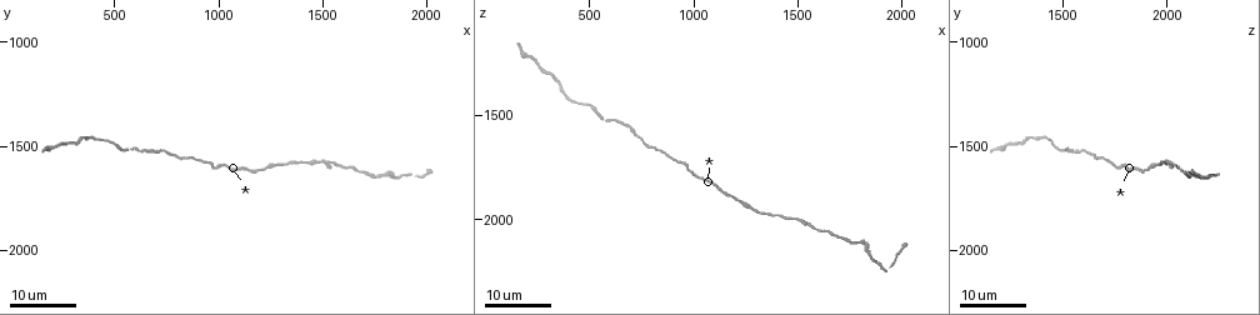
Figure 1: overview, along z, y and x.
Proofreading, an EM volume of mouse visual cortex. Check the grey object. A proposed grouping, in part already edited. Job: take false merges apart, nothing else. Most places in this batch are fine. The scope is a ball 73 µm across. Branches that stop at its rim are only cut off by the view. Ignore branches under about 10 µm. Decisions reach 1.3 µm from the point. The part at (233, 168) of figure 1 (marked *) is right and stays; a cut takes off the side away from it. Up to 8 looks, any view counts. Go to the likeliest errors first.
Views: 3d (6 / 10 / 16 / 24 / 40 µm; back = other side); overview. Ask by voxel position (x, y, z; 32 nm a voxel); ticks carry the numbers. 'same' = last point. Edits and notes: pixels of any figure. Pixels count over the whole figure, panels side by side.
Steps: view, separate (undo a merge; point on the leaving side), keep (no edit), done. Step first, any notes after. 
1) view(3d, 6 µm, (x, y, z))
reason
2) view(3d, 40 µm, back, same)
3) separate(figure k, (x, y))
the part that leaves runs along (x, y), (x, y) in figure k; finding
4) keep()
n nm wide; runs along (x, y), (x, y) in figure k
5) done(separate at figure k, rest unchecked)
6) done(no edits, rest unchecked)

view(3d, 24 µm, (1790, 1630, 2100))
thick turns thin

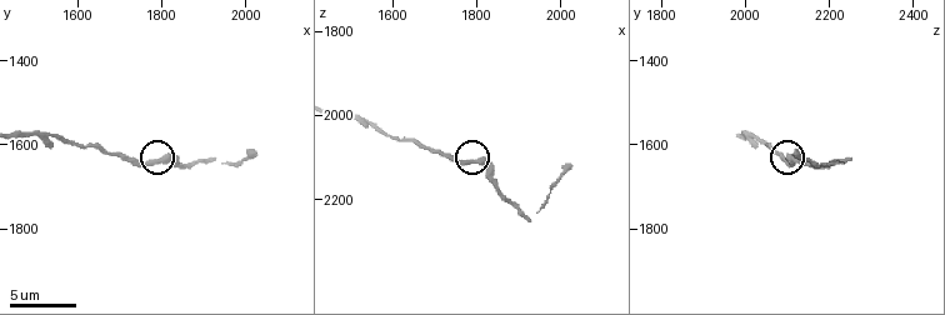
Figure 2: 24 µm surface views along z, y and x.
view(3d, 6 µm, (1780, 1645, 2110))

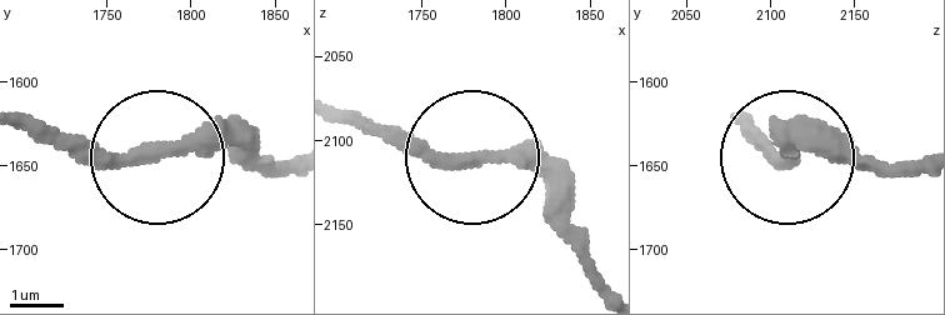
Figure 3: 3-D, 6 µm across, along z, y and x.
keep()
runs along (33, 119), (126, 159), (256, 136) in figure 3; one cell here

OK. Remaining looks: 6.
view(3d, 16 µm, (1290, 1590, 1950))
calibre changes

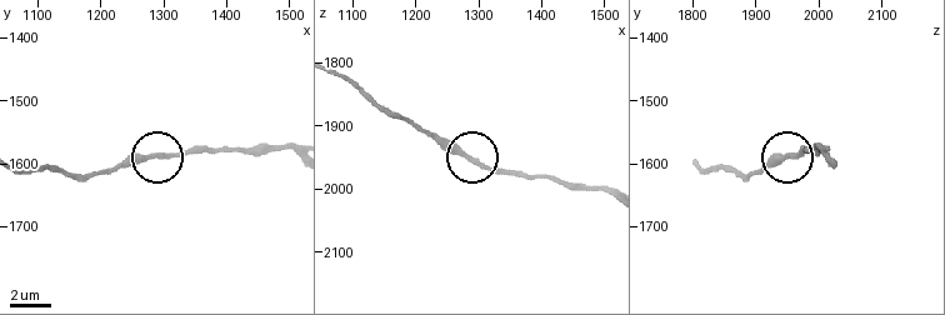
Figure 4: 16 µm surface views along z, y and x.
view(3d, 6 µm, (1280, 1590, 1945))

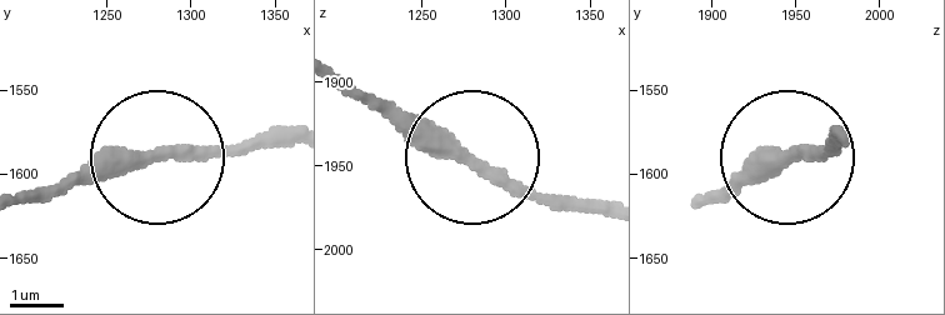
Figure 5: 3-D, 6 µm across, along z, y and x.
keep()
runs along (341, 74), (529, 190), (591, 208) in figure 5; all the same cell

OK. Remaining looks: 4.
view(3d, 16 µm, (400, 1470, 1420))

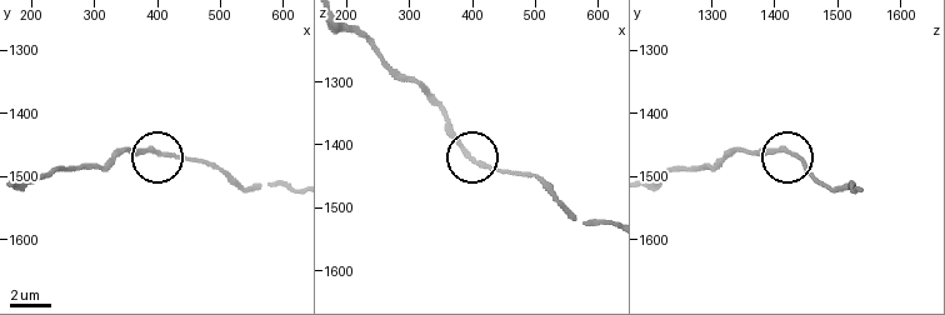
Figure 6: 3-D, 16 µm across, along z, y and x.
view(3d, 10 µm, (415, 1465, 1430))
zoom in

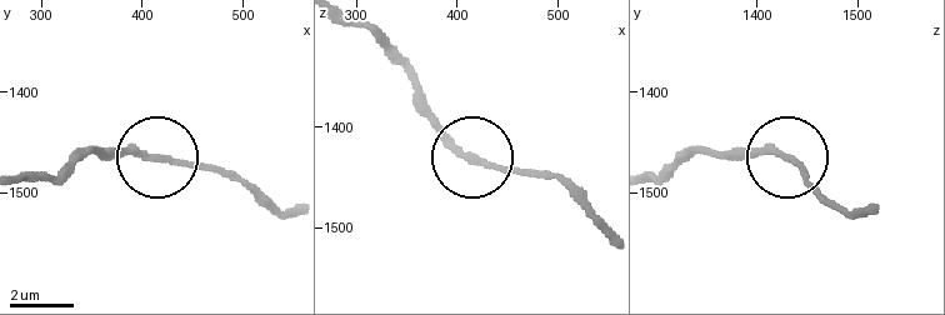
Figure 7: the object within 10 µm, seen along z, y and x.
keep()
runs along (871, 205), (839, 208), (791, 156), (729, 154) in figure 7; one cell here

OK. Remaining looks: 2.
view(3d, 24 µm, (560, 1520, 1500))
sudden change in width

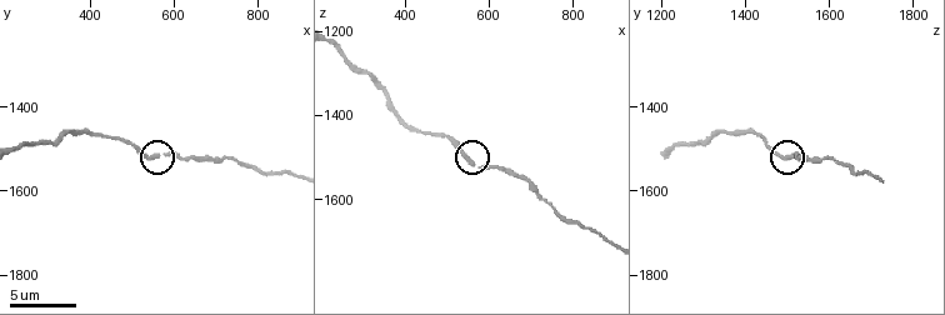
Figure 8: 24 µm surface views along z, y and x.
view(3d, 10 µm, (560, 1515, 1520))

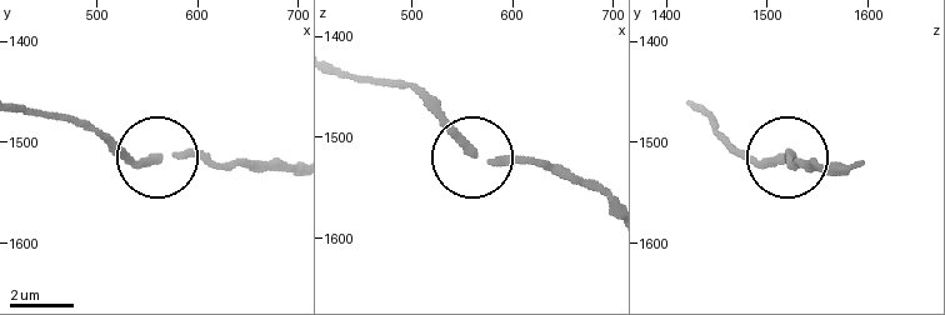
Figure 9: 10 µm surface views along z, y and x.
keep()
runs along (603, 194), (523, 159), (474, 156), (420, 98) in figure 9; continuous, no second cell

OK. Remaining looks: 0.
done(no edits, rest unchecked)

